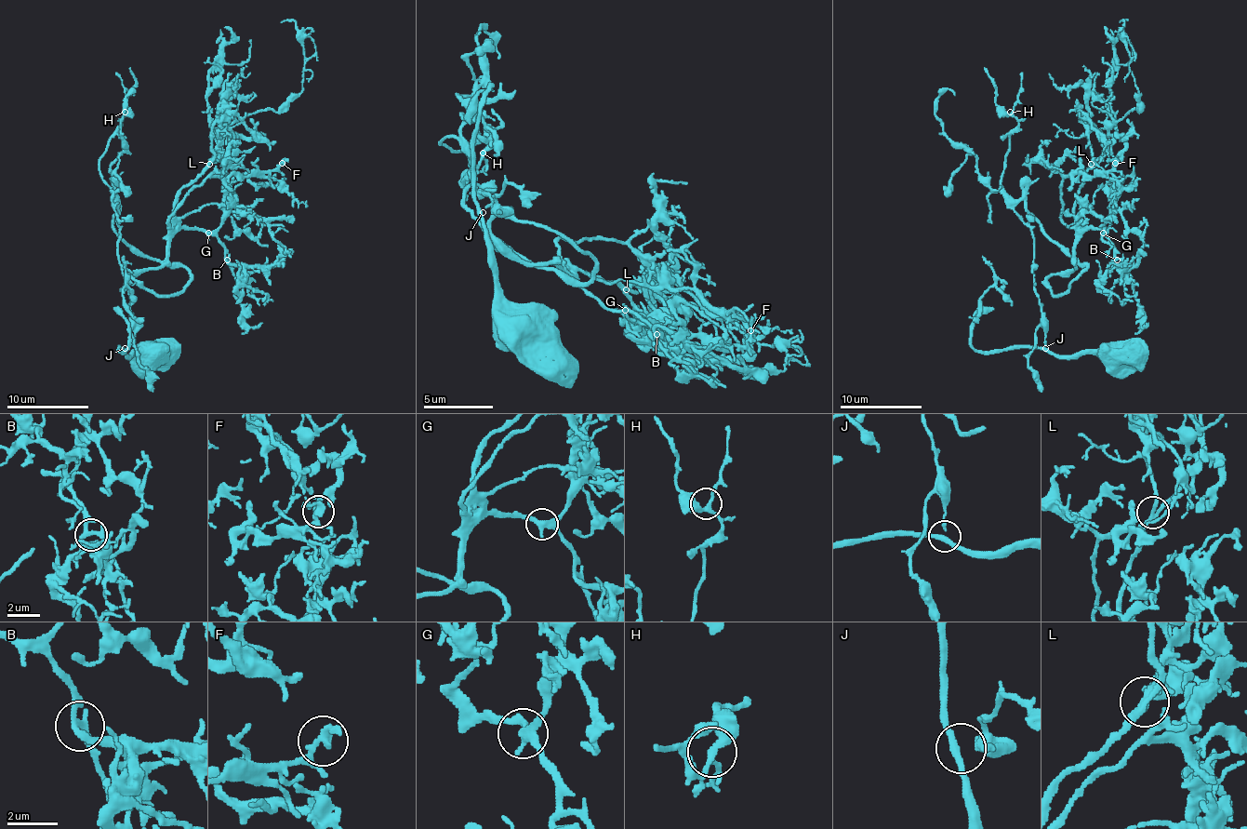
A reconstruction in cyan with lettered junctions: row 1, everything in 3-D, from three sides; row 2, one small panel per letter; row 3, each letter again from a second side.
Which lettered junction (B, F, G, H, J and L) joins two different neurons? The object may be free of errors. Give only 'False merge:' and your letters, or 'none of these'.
False merge: none of these

